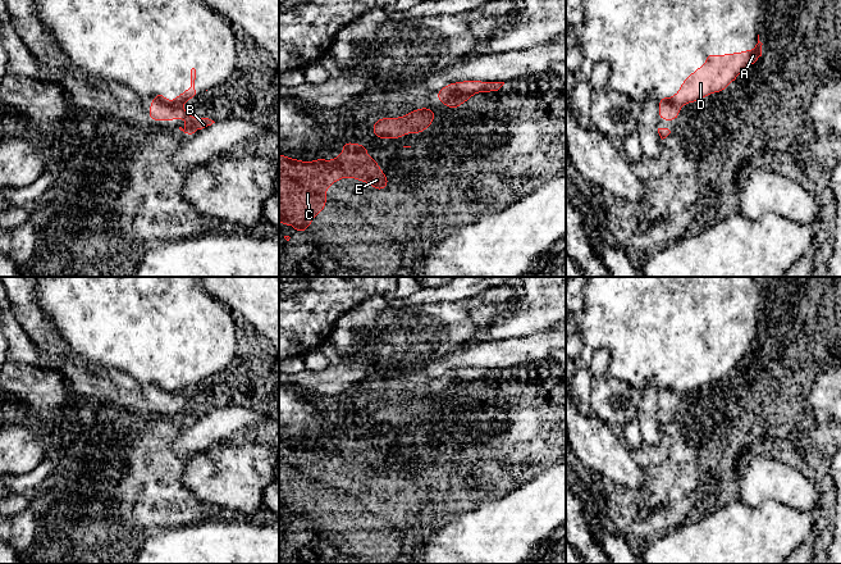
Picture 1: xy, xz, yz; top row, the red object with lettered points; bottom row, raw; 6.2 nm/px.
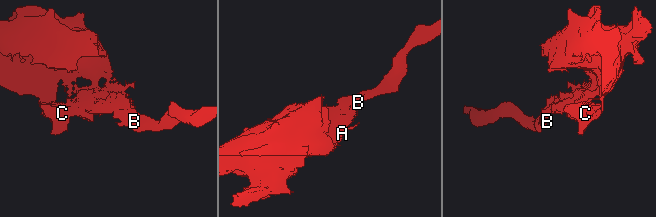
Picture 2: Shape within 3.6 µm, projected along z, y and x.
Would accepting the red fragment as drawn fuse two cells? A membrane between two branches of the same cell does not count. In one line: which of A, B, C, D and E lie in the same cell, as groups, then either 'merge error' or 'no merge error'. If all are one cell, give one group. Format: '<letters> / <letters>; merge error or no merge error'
A C D E / B; merge error

